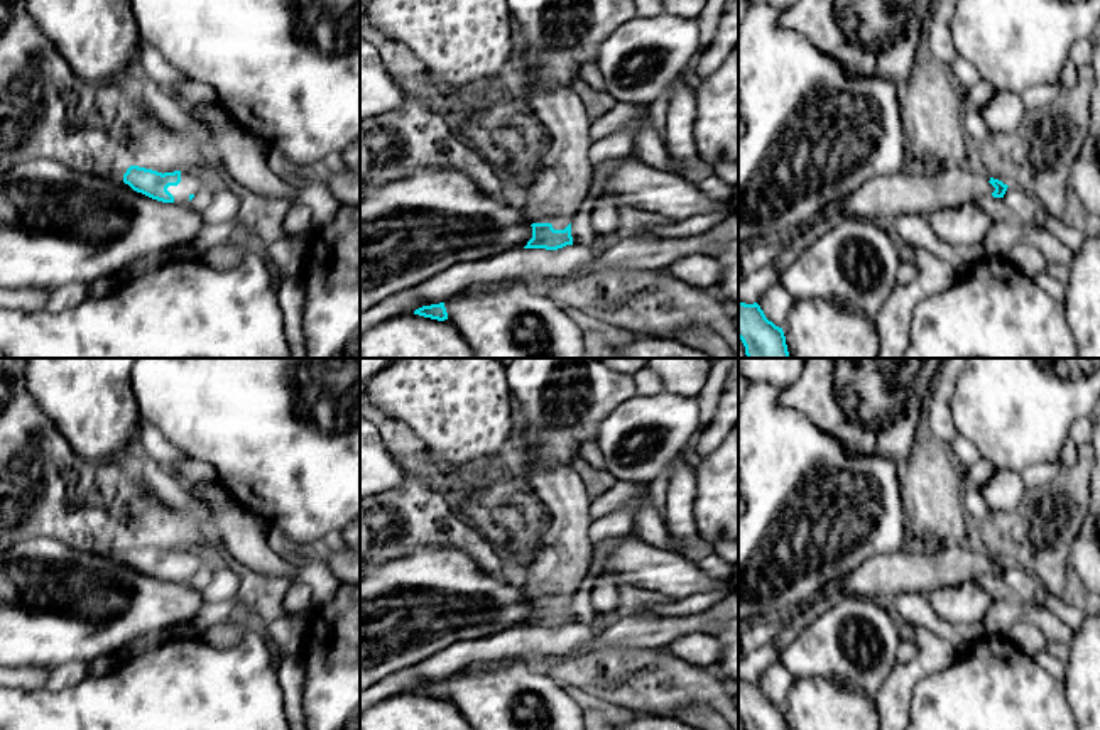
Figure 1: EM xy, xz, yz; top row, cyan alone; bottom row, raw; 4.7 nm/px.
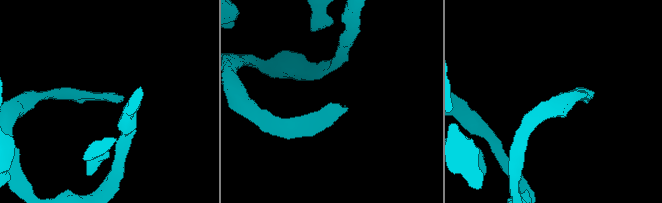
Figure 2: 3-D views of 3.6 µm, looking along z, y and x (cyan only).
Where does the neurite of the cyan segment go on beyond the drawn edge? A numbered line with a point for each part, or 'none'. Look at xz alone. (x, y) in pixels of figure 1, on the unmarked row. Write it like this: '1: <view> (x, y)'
1: xz (563, 561)

